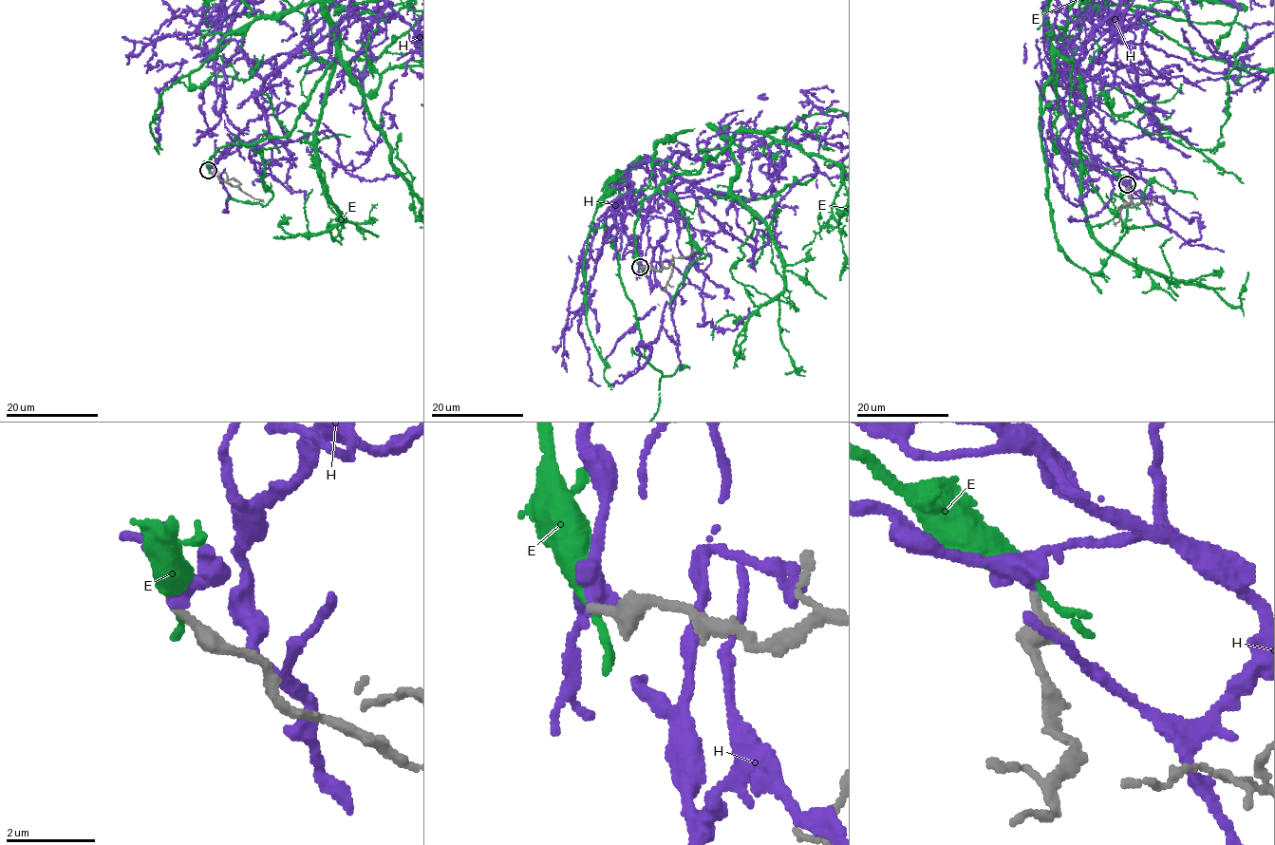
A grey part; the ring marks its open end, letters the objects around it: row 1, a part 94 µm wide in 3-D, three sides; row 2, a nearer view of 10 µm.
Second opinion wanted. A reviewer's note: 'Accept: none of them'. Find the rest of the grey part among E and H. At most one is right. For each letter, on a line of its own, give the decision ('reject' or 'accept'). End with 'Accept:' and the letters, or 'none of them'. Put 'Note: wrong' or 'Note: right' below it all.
E: reject
H: reject
Accept: none of them
Note: right

